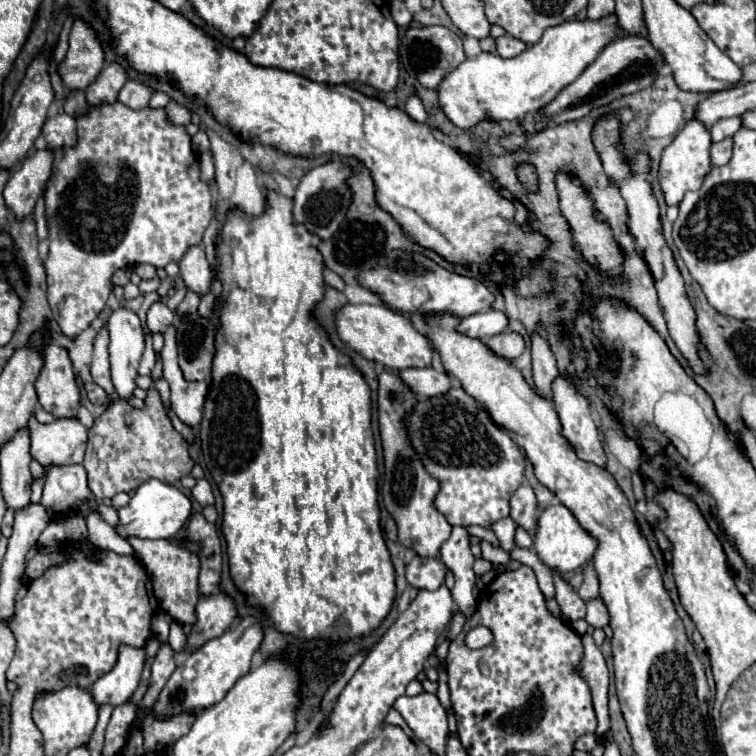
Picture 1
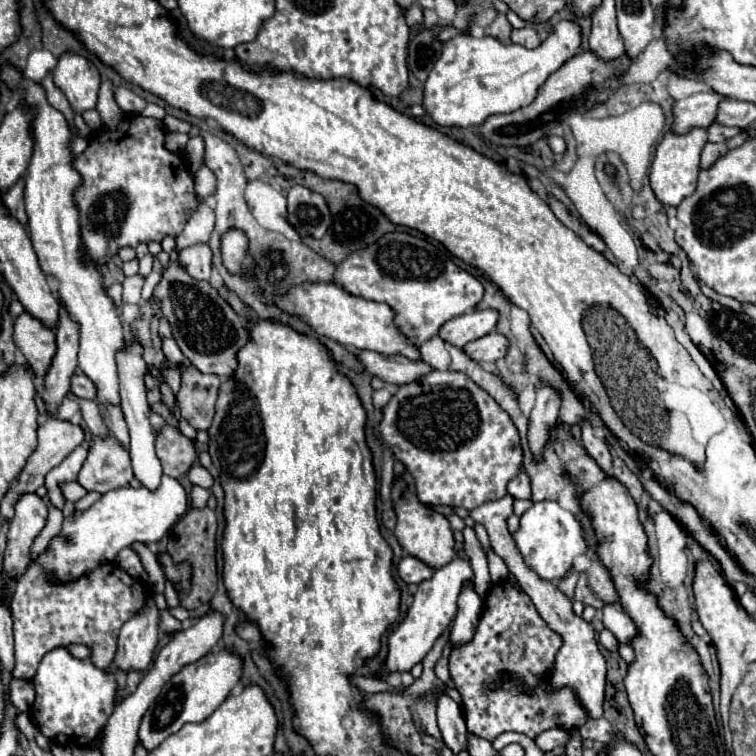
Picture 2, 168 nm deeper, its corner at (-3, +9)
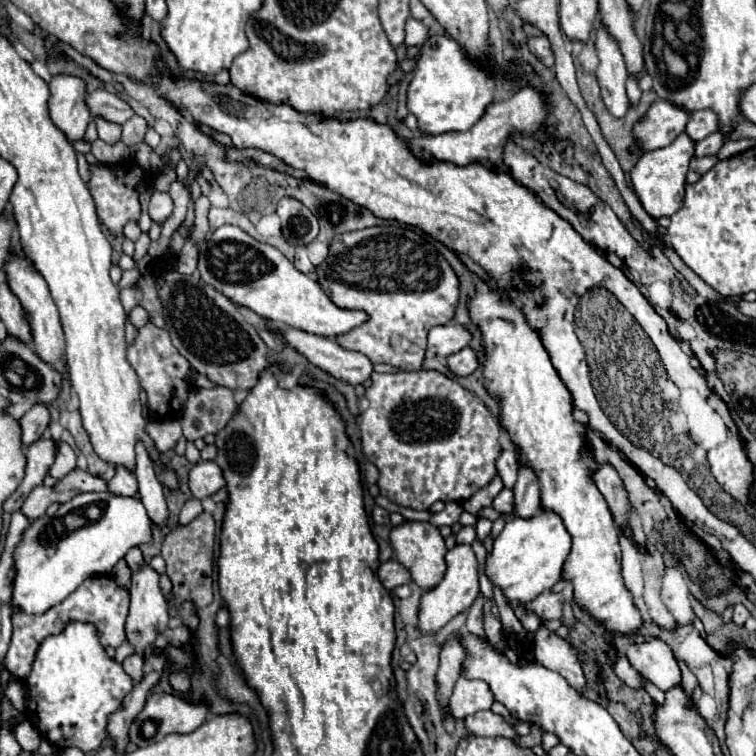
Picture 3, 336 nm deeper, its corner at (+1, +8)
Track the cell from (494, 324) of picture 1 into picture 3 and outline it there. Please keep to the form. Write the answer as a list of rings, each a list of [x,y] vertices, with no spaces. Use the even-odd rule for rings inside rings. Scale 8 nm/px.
[[[449,323],[449,325],[439,325],[439,327],[433,327],[429,331],[429,345],[427,349],[437,355],[451,355],[451,353],[457,353],[459,349],[467,347],[469,341],[471,341],[471,331],[465,327],[465,325],[459,325],[459,323]]]

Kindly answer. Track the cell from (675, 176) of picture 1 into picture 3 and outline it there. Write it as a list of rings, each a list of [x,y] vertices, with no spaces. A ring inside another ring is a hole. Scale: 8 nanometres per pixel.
[[[681,133],[671,145],[655,149],[655,151],[645,151],[641,155],[641,159],[635,163],[633,171],[631,171],[631,181],[633,181],[633,189],[643,205],[643,209],[659,219],[663,215],[671,217],[675,211],[681,209],[683,205],[683,197],[685,197],[685,177],[687,177],[687,169],[689,169],[689,161],[695,153],[695,141],[691,137],[687,137],[687,133]]]

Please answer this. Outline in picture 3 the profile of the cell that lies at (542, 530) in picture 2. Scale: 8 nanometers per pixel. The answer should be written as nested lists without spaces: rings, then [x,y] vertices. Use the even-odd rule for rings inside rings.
[[[541,509],[537,515],[527,517],[527,519],[523,519],[523,517],[511,517],[505,523],[505,529],[501,531],[501,535],[495,539],[493,551],[487,557],[487,577],[495,585],[499,585],[503,589],[503,593],[509,597],[511,605],[529,603],[539,593],[543,593],[545,589],[551,589],[561,579],[563,565],[565,565],[569,553],[571,553],[571,535],[567,533],[567,529],[565,529],[565,525],[563,525],[563,521],[561,521],[561,517],[557,513]]]

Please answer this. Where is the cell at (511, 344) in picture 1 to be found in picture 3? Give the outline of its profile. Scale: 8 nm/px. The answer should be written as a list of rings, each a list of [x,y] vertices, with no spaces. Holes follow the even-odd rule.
[[[465,347],[453,355],[447,357],[449,361],[449,369],[461,377],[473,373],[477,367],[479,367],[479,359],[477,359],[477,353],[471,349],[471,347]]]

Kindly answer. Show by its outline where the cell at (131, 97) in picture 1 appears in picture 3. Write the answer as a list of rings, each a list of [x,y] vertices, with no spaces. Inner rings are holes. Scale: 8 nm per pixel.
[[[97,89],[87,97],[87,105],[91,109],[93,117],[107,117],[107,121],[115,121],[123,125],[129,117],[135,115],[129,103],[125,103],[115,93],[109,93],[107,89]]]

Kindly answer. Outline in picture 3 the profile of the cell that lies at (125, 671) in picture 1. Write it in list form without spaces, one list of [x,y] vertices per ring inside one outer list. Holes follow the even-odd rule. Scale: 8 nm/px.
[[[147,563],[137,573],[133,573],[129,595],[131,595],[131,605],[125,621],[125,633],[127,633],[127,641],[135,647],[135,653],[143,655],[147,647],[153,647],[157,635],[167,627],[167,621],[169,621],[167,599],[159,591],[159,575]]]

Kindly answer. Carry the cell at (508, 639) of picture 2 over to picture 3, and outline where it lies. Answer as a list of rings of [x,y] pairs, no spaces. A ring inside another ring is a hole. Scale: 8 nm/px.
[[[491,709],[467,715],[465,725],[473,735],[479,735],[479,737],[509,737],[509,739],[519,737],[515,727],[505,717],[493,713]]]

